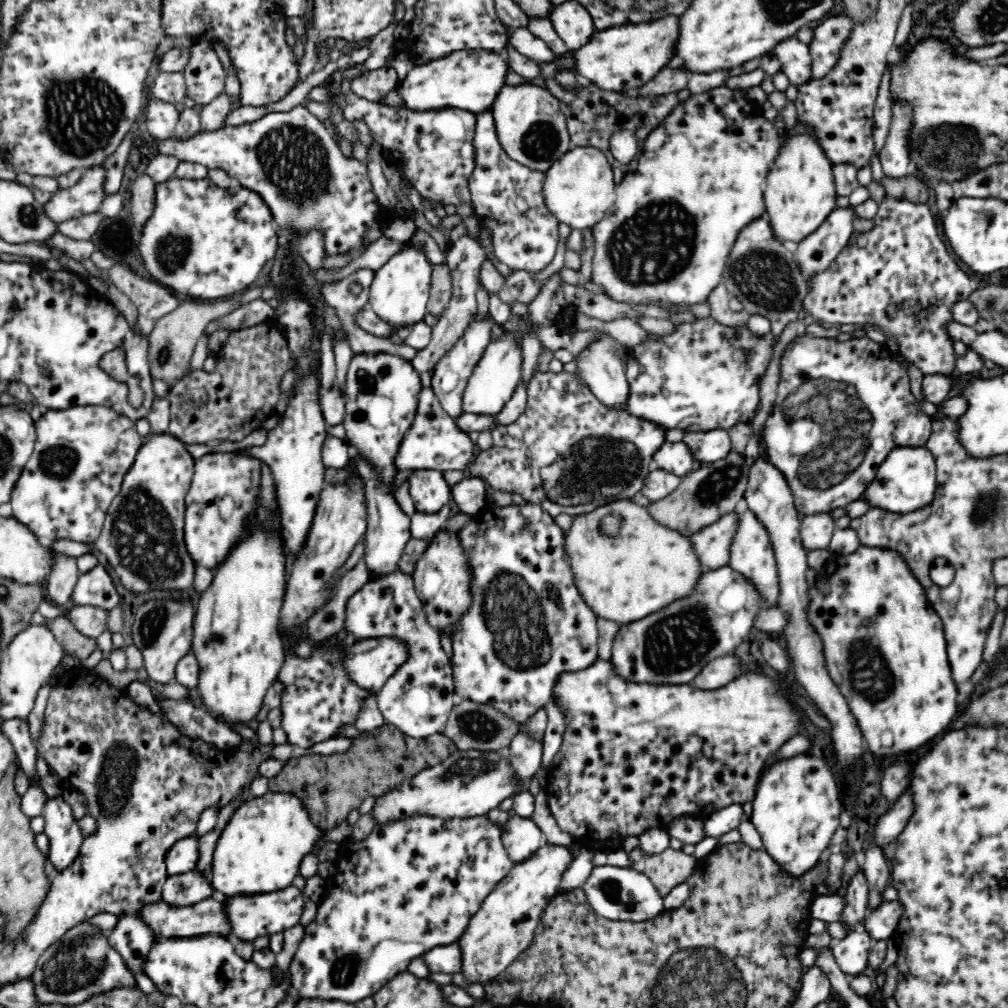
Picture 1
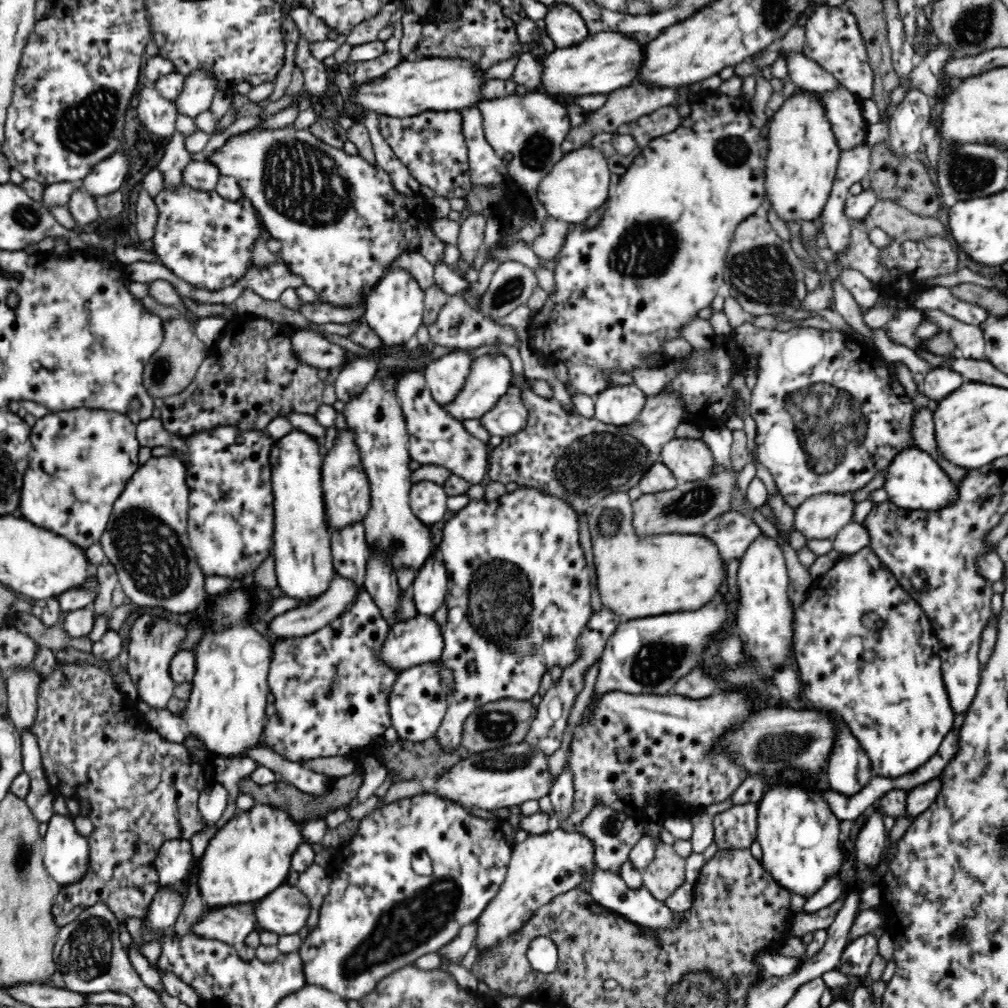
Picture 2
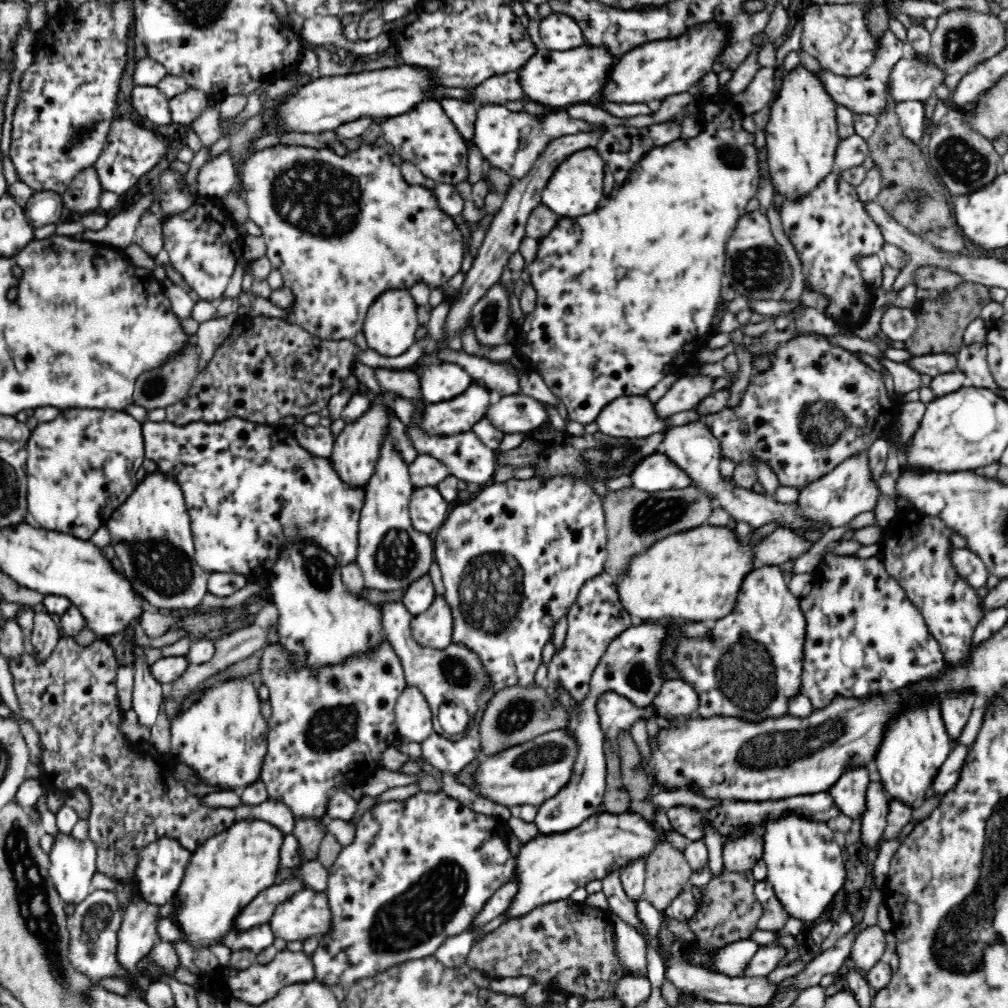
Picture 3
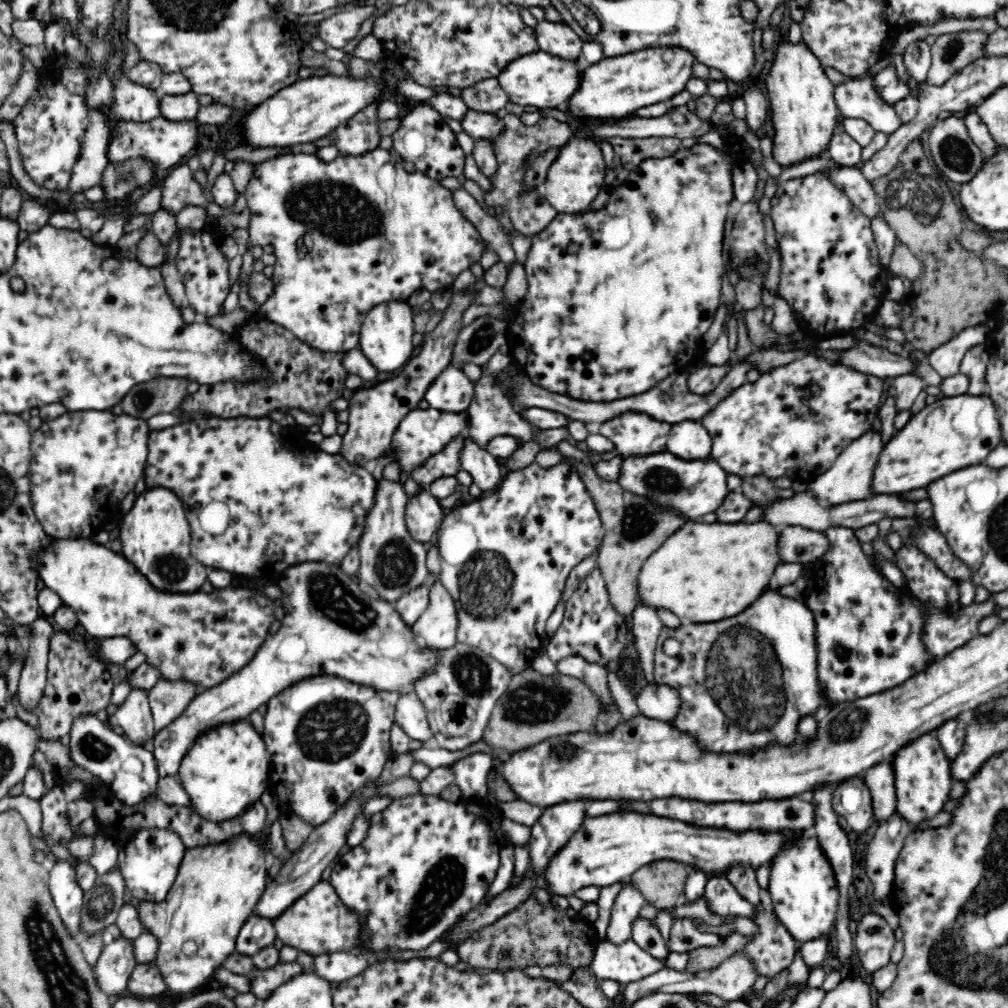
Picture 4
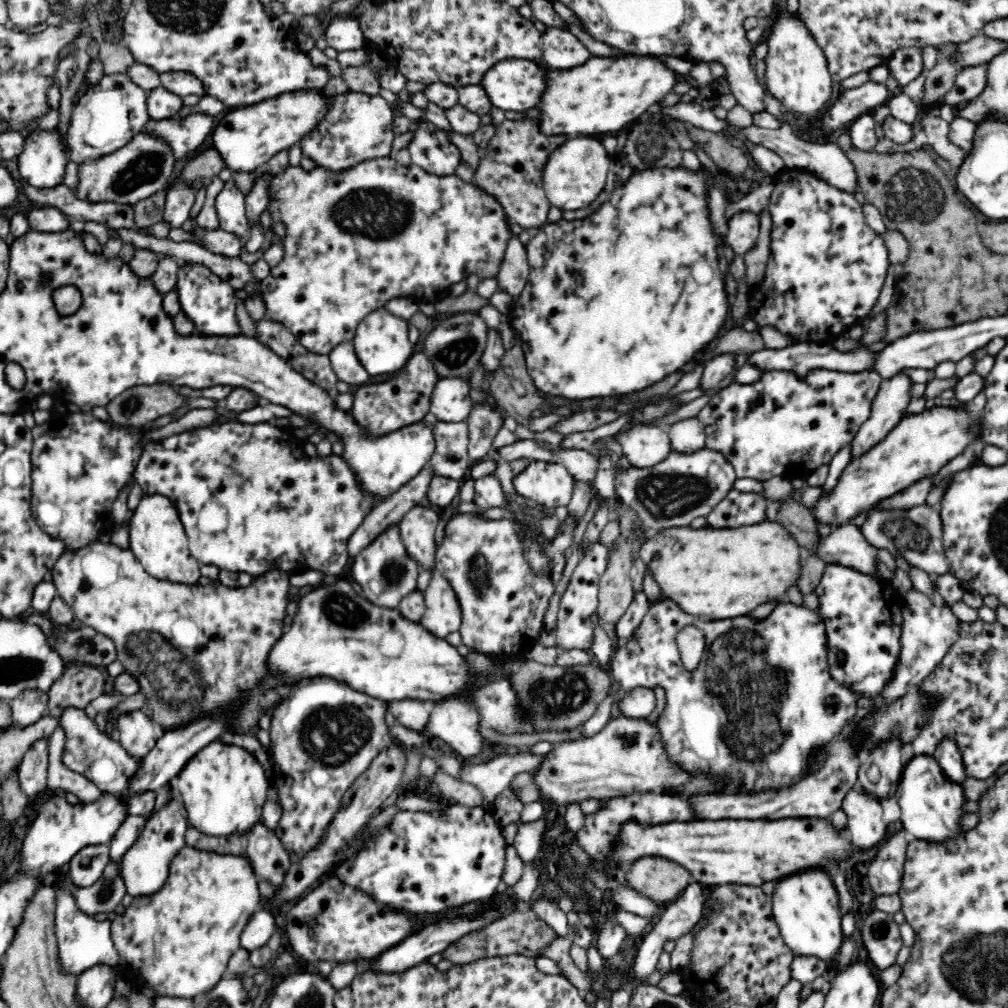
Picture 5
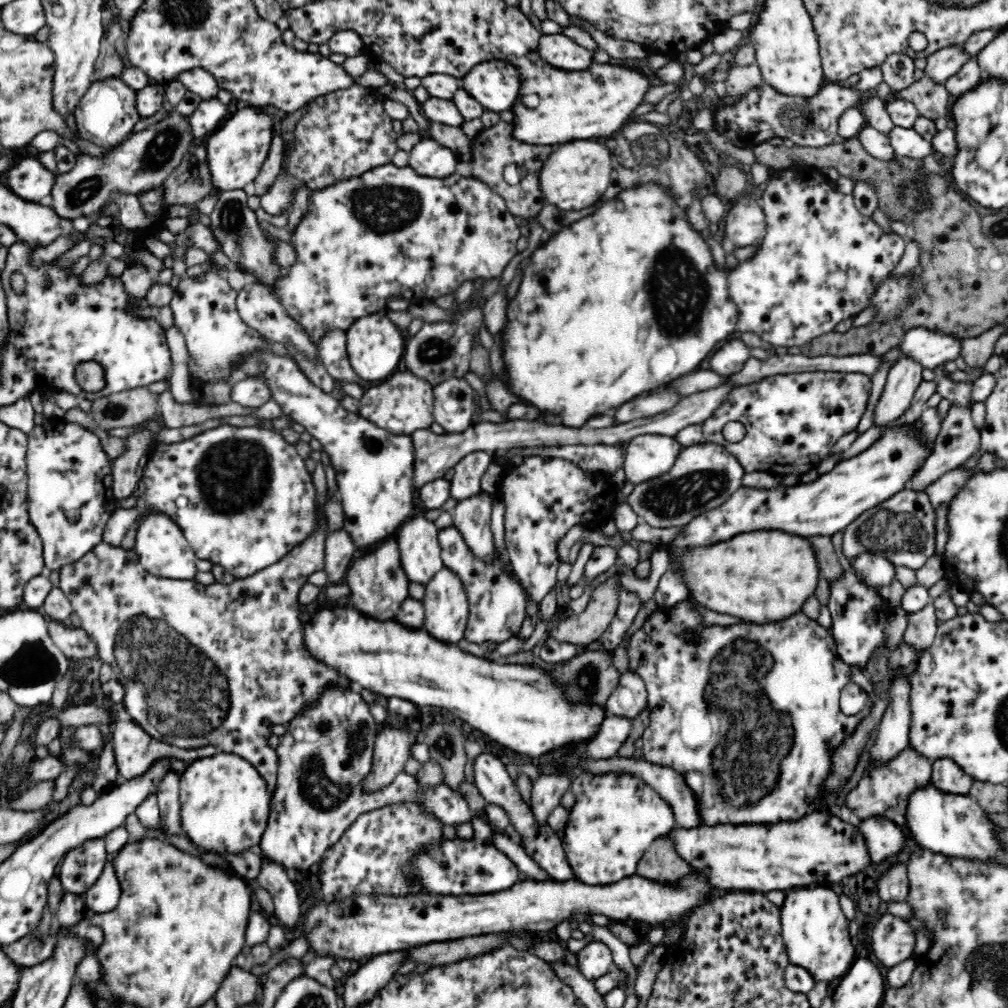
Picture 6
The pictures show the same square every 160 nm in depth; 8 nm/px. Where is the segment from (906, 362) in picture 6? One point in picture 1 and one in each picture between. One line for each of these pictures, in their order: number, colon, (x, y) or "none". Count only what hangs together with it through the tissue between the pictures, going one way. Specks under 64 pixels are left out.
1: (816, 530)
2: (822, 516)
3: (836, 498)
4: (849, 477)
5: (891, 403)

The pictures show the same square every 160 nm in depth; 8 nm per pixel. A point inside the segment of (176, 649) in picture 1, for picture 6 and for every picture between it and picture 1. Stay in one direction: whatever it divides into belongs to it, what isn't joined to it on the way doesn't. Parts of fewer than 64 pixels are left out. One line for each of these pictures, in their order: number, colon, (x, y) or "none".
2: (154, 641)
3: (147, 692)
4: (133, 718)
5: (137, 734)
6: (136, 752)

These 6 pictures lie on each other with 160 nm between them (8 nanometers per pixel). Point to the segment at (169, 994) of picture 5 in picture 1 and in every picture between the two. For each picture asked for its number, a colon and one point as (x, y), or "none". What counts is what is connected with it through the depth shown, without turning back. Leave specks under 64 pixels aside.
1: (260, 849)
2: (249, 857)
3: (224, 874)
4: (217, 887)

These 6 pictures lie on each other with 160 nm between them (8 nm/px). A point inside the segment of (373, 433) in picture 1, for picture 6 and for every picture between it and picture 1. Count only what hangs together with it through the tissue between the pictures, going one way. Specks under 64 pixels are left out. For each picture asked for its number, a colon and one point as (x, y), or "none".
2: (374, 416)
3: (392, 555)
4: (392, 563)
5: (386, 573)
6: (378, 585)

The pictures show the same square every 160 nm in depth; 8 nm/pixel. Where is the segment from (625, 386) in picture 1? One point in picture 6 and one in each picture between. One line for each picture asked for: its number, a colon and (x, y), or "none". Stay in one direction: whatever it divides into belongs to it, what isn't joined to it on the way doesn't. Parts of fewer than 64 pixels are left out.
2: (618, 405)
3: (630, 417)
4: (634, 434)
5: (644, 446)
6: (647, 456)

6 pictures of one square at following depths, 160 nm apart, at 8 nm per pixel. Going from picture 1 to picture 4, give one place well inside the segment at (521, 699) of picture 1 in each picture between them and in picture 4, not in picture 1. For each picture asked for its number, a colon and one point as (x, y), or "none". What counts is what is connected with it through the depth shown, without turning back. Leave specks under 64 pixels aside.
2: (519, 591)
3: (513, 560)
4: (506, 557)

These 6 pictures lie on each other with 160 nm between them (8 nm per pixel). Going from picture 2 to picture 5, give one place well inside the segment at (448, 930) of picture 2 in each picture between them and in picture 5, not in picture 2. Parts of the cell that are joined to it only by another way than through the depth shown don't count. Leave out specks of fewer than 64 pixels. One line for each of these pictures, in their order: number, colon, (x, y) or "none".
3: (419, 870)
4: (425, 863)
5: (419, 862)

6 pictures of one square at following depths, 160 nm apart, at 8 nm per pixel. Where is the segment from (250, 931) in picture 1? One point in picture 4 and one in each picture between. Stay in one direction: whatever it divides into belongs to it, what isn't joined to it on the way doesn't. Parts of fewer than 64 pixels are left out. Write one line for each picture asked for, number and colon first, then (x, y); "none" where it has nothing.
2: (284, 911)
3: (307, 914)
4: (318, 923)

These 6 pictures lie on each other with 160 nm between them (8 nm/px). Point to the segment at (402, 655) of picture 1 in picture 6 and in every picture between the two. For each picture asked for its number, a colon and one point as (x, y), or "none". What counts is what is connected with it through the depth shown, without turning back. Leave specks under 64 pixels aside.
2: (419, 640)
3: (434, 627)
4: (437, 627)
5: (442, 616)
6: (446, 606)

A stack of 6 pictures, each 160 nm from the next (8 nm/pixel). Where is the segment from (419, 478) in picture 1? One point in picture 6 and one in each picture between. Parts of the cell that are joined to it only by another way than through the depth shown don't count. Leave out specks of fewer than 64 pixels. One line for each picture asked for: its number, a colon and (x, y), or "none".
2: (429, 502)
3: (428, 510)
4: (423, 515)
5: (418, 529)
6: (420, 553)

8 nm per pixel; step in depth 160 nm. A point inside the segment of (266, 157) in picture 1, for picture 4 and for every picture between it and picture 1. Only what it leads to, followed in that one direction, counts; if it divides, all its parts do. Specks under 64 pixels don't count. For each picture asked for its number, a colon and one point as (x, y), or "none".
2: (341, 224)
3: (341, 230)
4: (350, 234)

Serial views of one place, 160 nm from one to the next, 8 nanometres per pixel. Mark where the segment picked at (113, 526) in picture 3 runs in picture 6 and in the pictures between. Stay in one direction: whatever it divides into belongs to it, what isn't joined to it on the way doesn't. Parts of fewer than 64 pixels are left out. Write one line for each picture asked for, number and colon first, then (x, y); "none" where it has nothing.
4: (155, 534)
5: (157, 536)
6: (162, 550)

